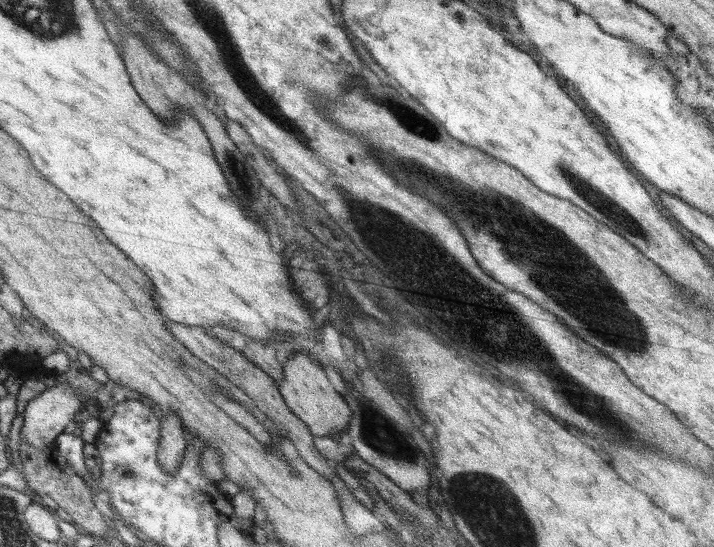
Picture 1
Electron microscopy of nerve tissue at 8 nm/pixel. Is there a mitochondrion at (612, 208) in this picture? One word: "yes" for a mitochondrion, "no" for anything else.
yes

